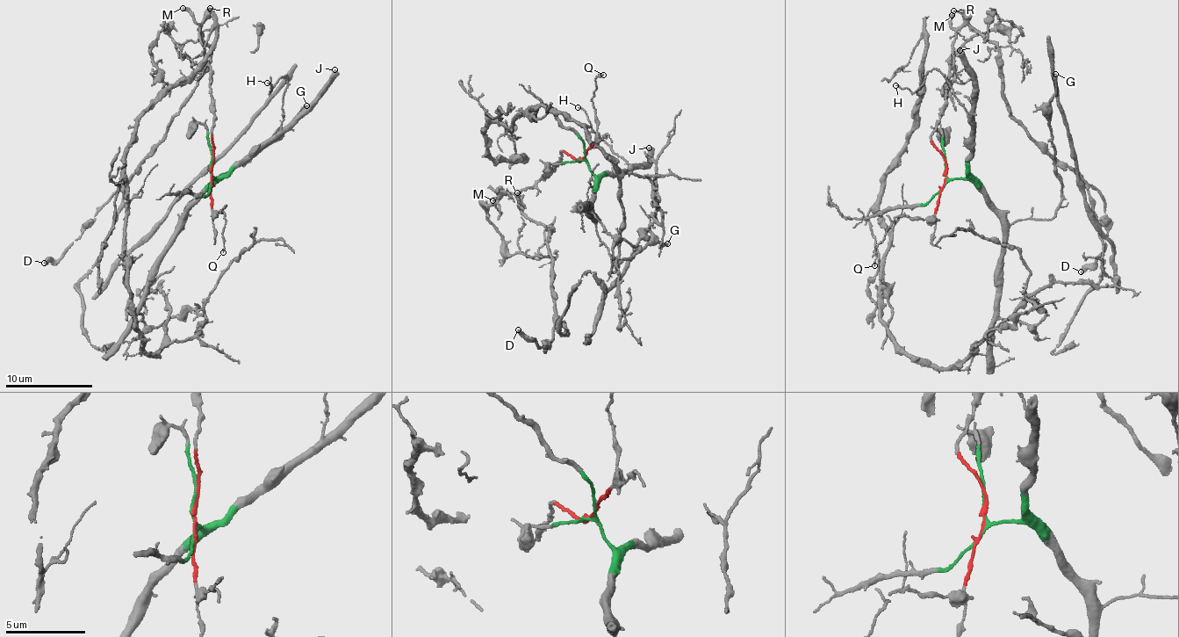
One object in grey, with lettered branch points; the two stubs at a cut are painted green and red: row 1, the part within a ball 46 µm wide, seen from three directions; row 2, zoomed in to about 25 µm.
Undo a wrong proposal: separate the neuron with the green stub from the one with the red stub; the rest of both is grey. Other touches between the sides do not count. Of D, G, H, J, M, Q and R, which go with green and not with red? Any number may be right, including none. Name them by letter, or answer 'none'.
G, H, J

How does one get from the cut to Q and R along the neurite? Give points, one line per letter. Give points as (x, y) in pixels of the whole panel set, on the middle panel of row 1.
Q: (582, 157), (593, 145), (597, 77), (604, 75)
R: (582, 157), (577, 162), (562, 151), (559, 153), (561, 158), (551, 171), (516, 195), (520, 203), (517, 192)

